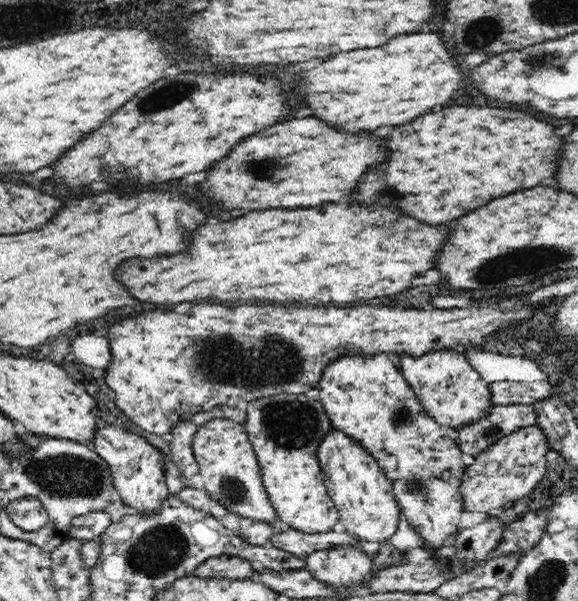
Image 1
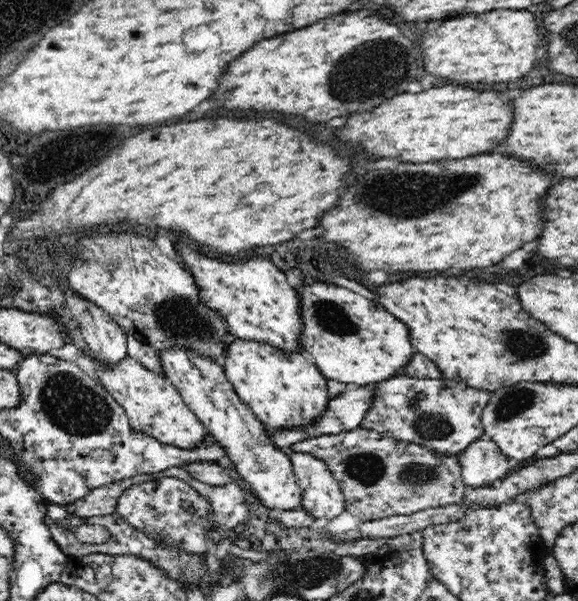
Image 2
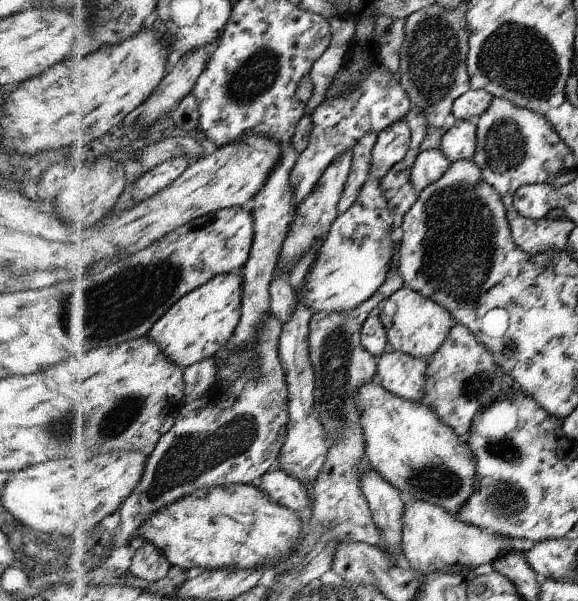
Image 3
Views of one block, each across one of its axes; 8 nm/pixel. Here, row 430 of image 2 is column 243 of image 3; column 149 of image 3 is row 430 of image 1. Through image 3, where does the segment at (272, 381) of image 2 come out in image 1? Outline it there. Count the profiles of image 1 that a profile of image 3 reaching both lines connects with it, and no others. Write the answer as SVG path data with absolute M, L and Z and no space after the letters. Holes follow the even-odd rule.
M339 431L332 434L320 446L320 463L326 479L326 486L340 513L344 528L360 540L388 542L398 530L402 520L401 508L391 493L391 484L375 458L360 445Z

